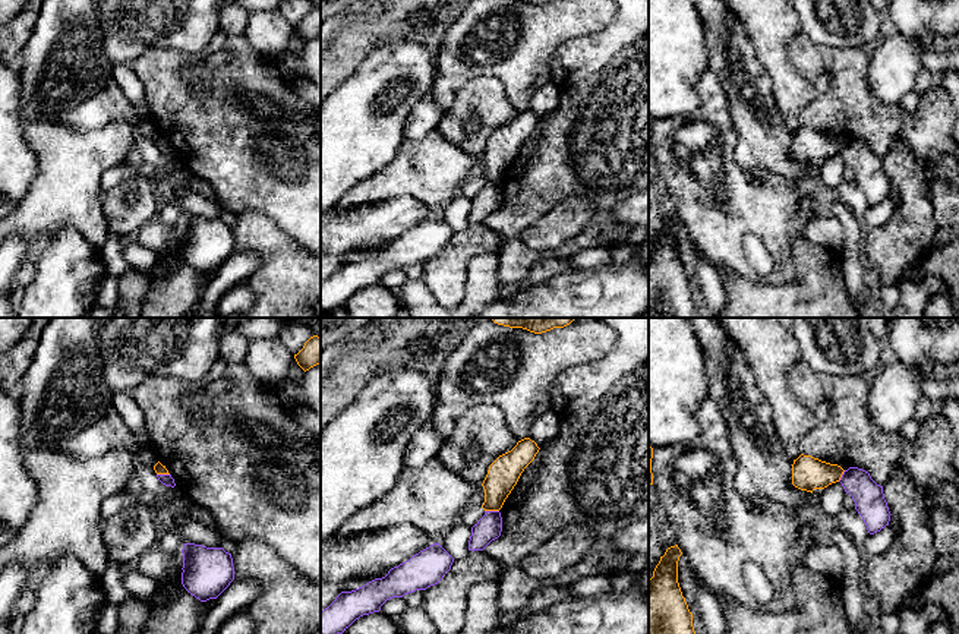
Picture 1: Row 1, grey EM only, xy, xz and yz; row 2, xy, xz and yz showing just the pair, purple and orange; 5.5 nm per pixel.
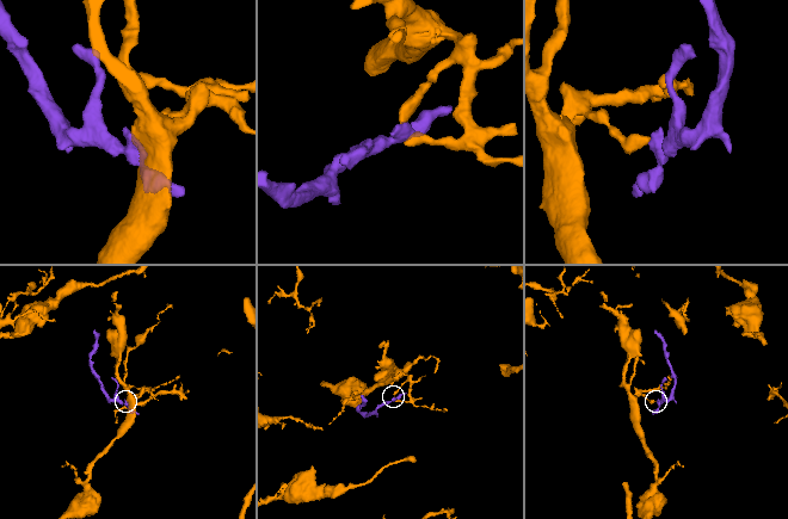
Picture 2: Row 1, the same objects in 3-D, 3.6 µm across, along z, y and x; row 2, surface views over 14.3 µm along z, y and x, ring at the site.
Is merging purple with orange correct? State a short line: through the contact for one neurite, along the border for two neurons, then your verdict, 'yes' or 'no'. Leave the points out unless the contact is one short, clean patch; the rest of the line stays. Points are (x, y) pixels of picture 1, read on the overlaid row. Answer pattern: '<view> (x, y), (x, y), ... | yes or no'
xz (485, 510), (498, 511) | no

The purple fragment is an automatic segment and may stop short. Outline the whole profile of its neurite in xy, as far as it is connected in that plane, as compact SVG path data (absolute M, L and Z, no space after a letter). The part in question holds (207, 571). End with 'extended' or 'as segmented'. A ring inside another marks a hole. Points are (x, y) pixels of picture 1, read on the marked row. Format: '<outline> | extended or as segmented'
M184 543L183 587L201 602L217 599L234 580L231 553L223 548Z | as segmented

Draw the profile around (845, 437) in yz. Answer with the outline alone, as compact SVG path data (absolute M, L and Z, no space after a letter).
M799 359L791 369L789 389L810 410L821 403L827 411L799 441L799 451L843 470L858 467L884 486L895 467L902 466L903 439L896 432L881 432L868 416L870 385L864 376L816 373Z

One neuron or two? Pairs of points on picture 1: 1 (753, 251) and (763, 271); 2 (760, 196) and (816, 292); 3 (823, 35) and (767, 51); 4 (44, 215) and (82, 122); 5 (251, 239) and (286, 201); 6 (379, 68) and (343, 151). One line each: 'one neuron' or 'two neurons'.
1: one neuron
2: two neurons
3: two neurons
4: two neurons
5: two neurons
6: one neuron

